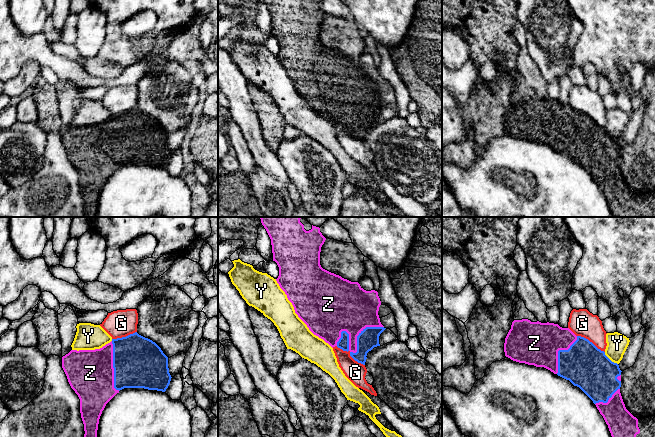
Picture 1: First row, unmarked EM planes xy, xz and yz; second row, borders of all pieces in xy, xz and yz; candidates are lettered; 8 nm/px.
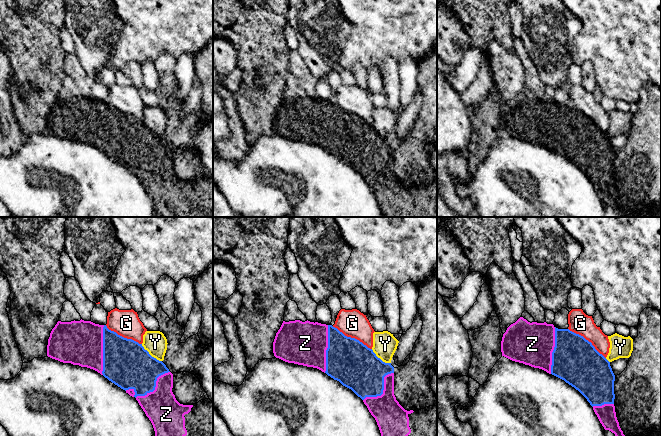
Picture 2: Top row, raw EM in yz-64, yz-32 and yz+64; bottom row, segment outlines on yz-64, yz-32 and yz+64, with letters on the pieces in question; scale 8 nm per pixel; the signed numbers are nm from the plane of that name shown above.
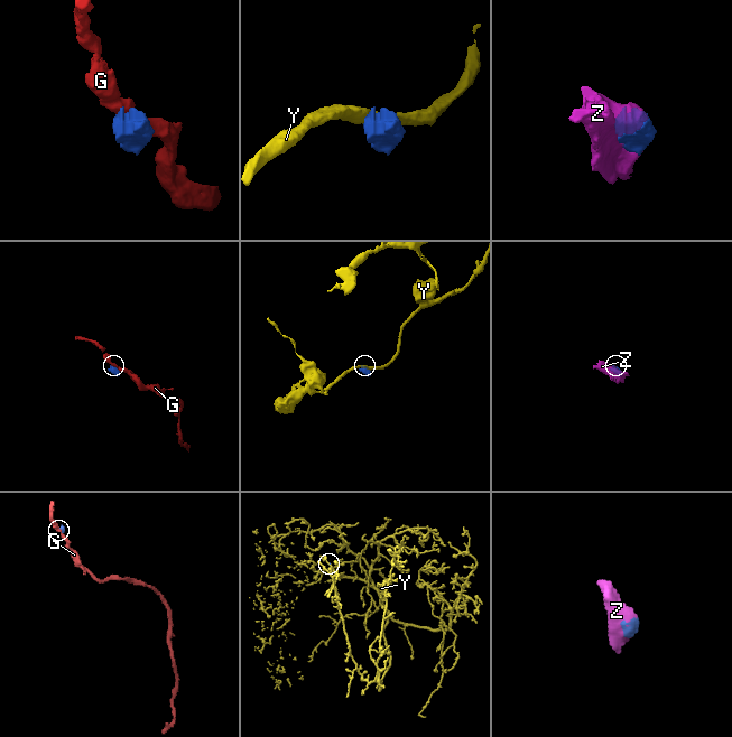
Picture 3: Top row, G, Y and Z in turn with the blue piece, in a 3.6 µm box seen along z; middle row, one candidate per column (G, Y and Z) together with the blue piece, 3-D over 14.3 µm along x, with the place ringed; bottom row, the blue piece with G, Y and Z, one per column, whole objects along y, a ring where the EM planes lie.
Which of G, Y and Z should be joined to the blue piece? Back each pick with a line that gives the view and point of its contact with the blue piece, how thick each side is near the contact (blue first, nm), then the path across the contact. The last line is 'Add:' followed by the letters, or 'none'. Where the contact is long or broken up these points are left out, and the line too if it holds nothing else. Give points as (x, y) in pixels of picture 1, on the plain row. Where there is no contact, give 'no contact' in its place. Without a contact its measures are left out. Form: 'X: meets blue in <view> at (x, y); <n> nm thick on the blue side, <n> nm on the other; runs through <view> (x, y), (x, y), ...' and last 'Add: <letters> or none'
Z: meets blue in xz at (356, 128); 160 nm thick on the blue side, 200 nm on the other
Add: Z

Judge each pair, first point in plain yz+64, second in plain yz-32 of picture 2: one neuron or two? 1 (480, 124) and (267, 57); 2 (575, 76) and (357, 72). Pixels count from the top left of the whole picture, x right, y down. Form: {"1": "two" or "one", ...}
{"1": "one", "2": "two"}

